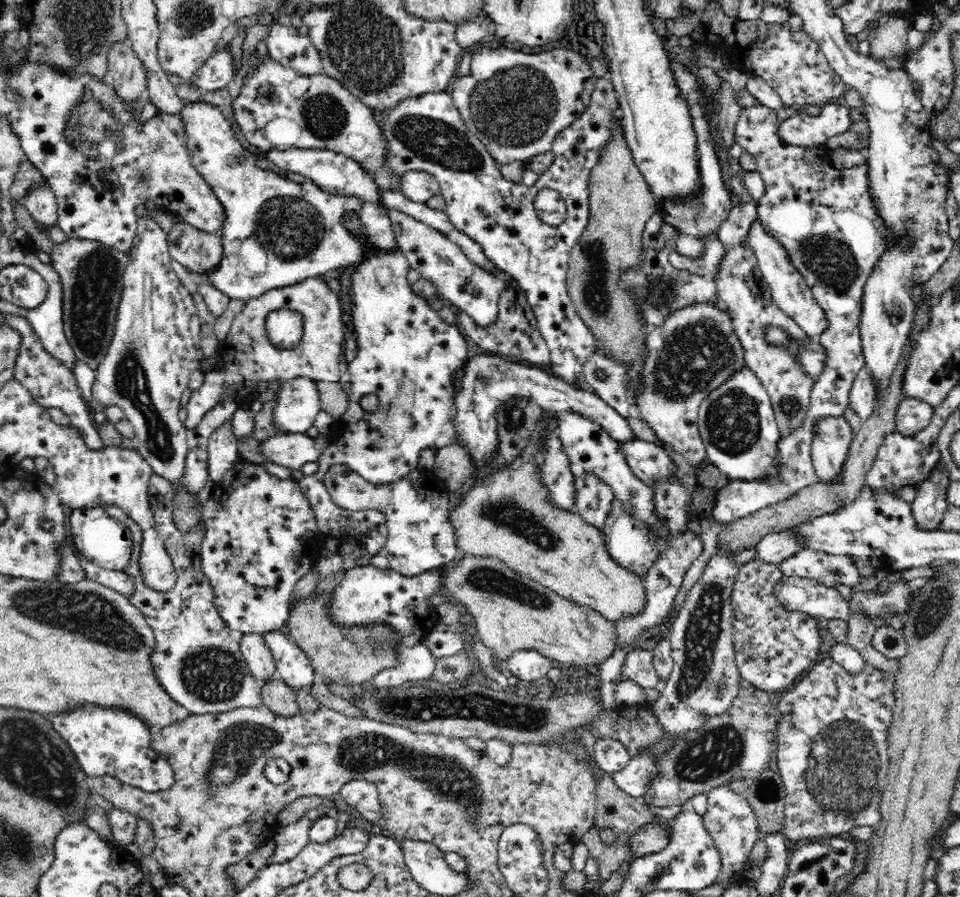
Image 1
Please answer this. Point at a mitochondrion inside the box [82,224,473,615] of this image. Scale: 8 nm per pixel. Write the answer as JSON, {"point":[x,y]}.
{"point":[130,380]}

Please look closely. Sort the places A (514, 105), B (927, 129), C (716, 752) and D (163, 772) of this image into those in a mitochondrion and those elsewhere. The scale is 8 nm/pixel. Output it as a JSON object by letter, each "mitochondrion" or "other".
{"A":"mitochondrion","B":"other","C":"mitochondrion","D":"other"}

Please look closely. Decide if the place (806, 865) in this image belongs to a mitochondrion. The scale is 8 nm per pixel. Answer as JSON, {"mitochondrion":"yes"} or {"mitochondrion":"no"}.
{"mitochondrion":"no"}

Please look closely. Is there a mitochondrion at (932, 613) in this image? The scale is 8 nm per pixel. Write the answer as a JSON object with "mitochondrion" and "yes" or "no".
{"mitochondrion":"yes"}

